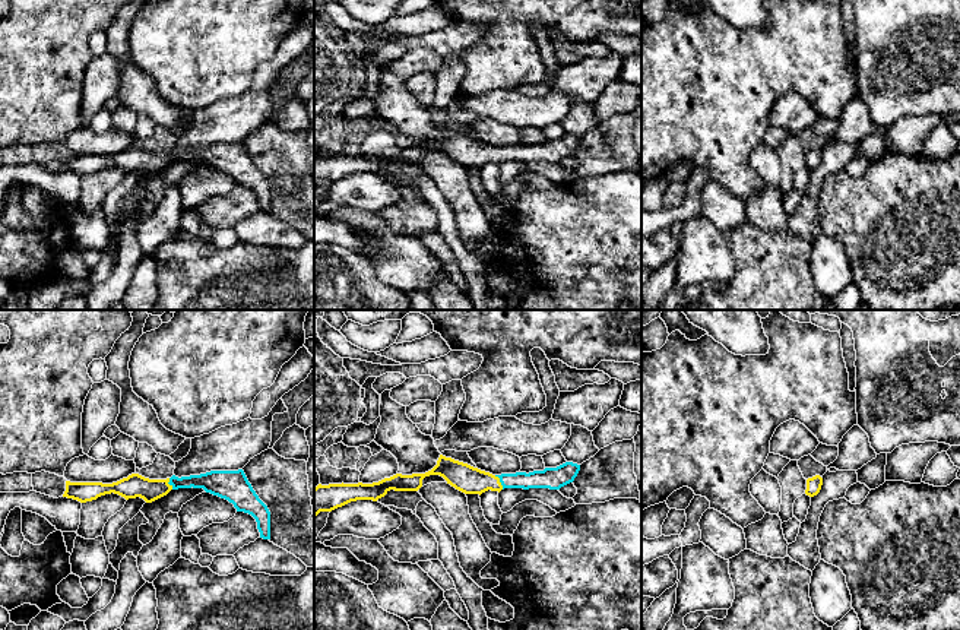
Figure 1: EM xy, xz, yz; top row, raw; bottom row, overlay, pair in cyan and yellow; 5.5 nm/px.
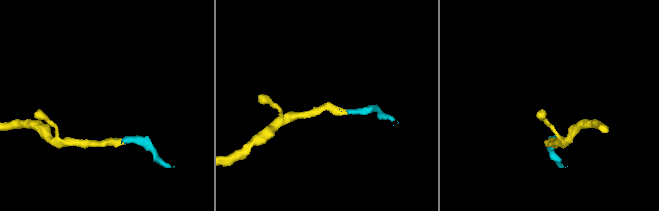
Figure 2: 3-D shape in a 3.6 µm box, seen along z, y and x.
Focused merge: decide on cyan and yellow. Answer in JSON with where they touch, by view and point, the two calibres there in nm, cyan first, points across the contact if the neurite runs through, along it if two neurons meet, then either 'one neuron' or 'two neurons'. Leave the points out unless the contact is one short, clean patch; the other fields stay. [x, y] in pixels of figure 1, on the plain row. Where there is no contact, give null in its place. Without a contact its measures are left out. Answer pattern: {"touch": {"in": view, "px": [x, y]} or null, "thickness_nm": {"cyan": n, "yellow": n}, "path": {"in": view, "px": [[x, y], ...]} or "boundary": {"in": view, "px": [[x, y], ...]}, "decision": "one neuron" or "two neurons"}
{"touch": {"in": "xz", "px": [500, 154]}, "thickness_nm": {"cyan": 100, "yellow": 150}, "path": {"in": "xz", "px": [[545, 151], [500, 154], [469, 152]]}, "decision": "one neuron"}

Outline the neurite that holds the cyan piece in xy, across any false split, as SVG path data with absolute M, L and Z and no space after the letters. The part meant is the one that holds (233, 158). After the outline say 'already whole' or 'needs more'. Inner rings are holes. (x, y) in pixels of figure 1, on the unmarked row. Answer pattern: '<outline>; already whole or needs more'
M243 142L210 143L181 151L172 148L167 152L149 152L139 146L132 146L113 156L66 153L63 170L86 175L114 165L126 172L140 170L146 175L152 175L167 168L171 162L191 159L203 161L206 165L232 175L237 184L251 187L257 194L260 210L270 212L270 184L253 162Z; needs more

